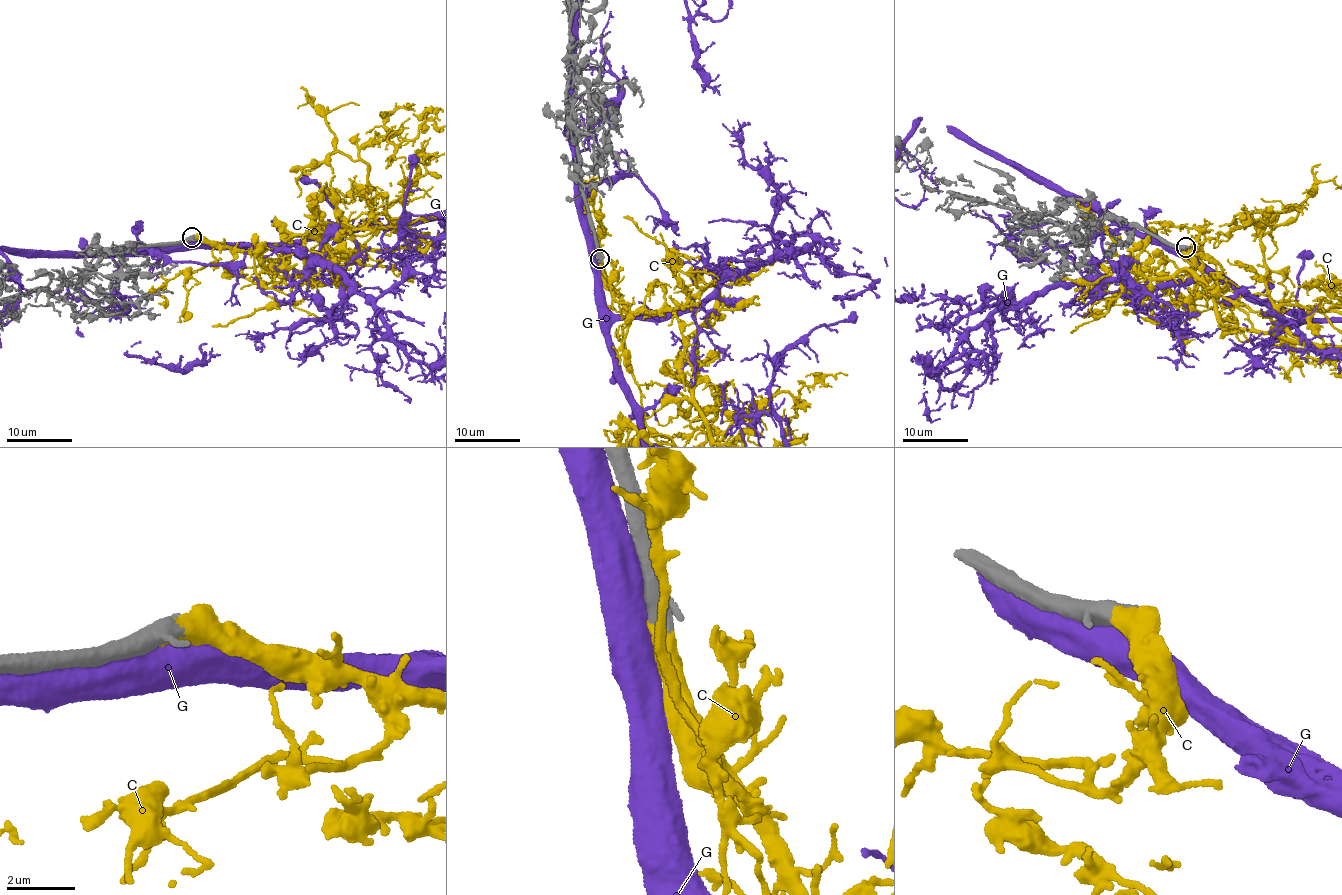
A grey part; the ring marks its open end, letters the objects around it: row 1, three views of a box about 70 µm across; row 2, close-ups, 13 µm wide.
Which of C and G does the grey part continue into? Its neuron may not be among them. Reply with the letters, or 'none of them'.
C

